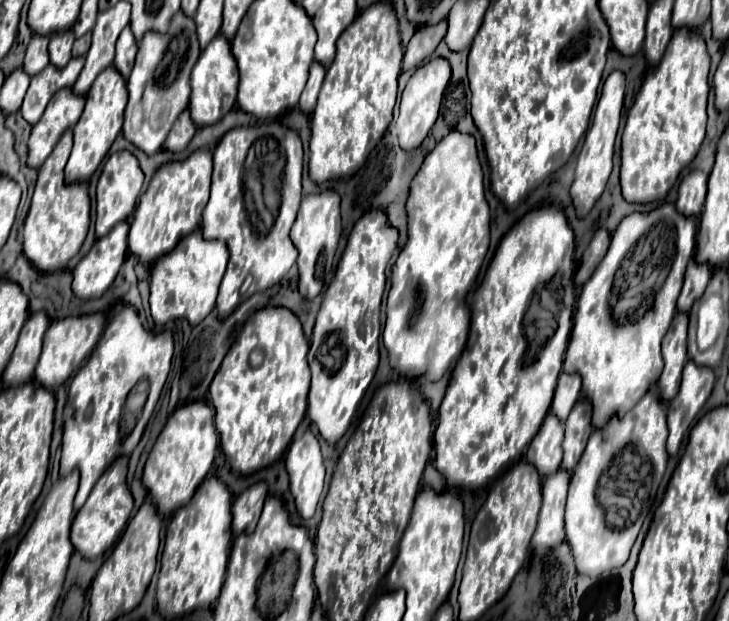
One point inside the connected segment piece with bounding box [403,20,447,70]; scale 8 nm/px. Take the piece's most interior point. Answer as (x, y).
(422, 45)

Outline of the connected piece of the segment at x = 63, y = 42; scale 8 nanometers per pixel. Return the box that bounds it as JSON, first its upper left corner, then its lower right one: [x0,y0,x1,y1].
[49,30,75,68]

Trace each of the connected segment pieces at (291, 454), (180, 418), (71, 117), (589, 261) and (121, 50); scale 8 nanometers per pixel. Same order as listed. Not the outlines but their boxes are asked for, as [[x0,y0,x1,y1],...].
[[285,430,325,520],[143,400,219,516],[27,90,85,168],[575,228,611,288],[113,26,137,78]]

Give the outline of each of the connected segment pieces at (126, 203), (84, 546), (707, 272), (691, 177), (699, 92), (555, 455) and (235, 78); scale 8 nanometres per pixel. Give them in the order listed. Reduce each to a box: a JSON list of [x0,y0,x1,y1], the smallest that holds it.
[[95,150,143,238],[71,458,133,558],[677,258,711,312],[675,170,707,216],[621,30,709,202],[525,412,563,478],[189,34,239,126]]

